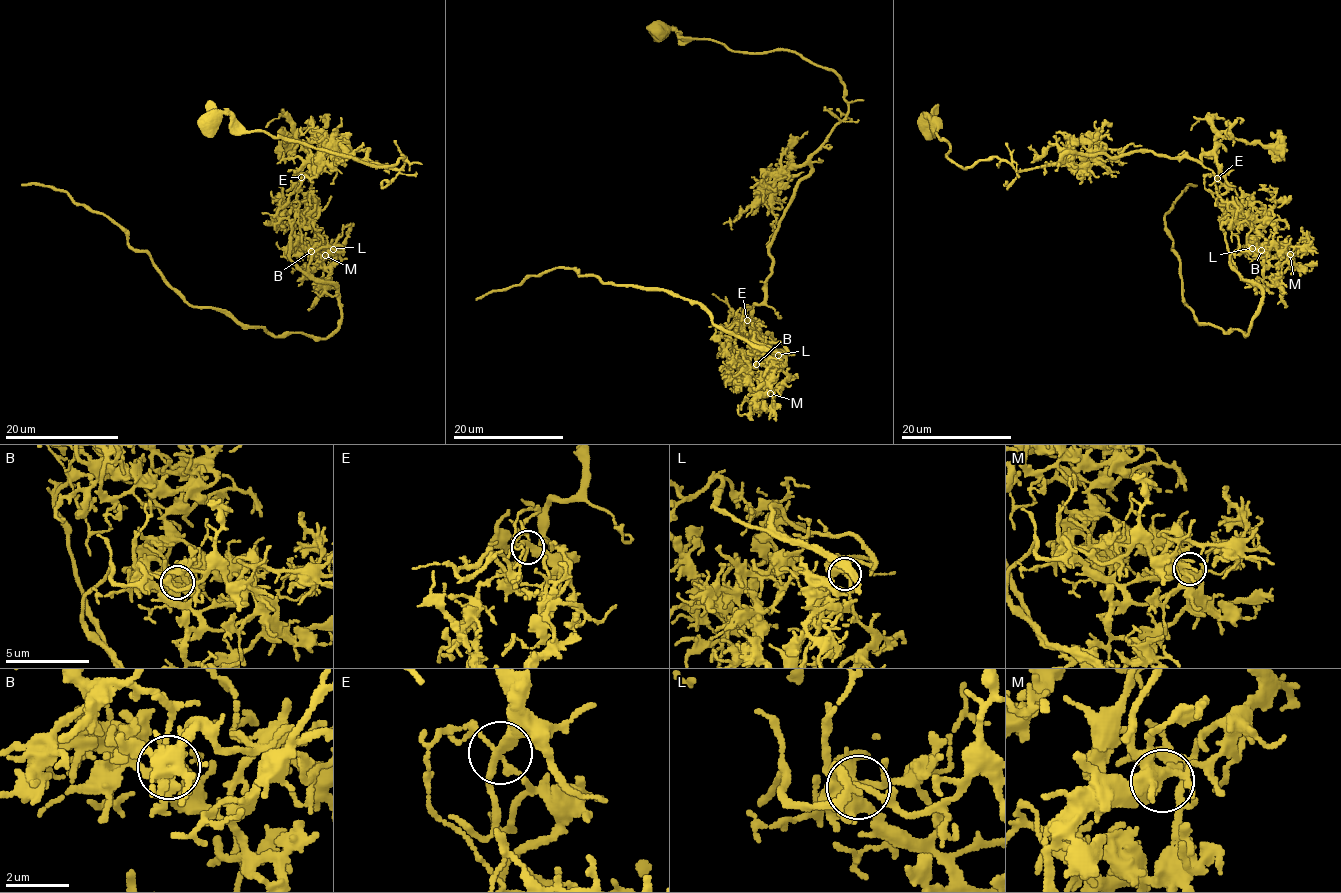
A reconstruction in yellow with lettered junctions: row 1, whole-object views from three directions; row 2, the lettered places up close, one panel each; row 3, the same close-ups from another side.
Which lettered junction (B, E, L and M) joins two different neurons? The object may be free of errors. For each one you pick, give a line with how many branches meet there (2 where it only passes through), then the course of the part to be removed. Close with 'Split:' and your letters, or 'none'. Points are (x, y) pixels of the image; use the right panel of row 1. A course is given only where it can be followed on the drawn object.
E: branches 4; course (1216, 178), (1229, 256), (1262, 292), (1247, 334), (1200, 323), (1186, 305), (1165, 216), (1189, 185), (1197, 185)
Split: E

